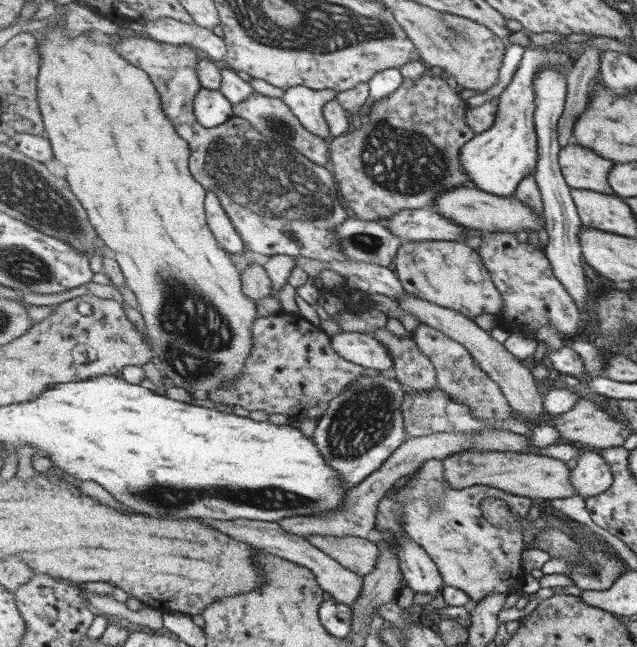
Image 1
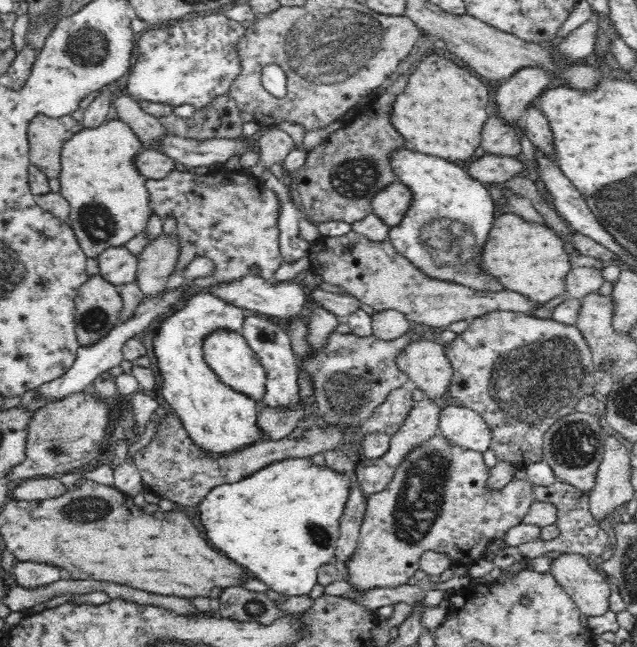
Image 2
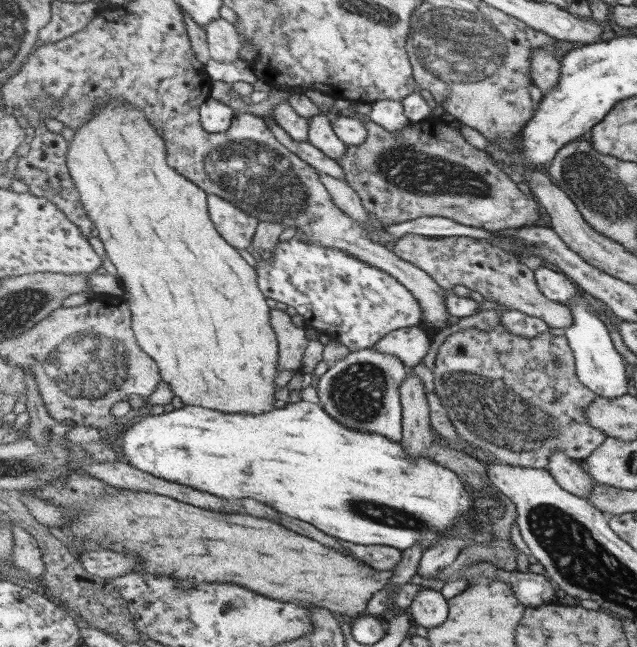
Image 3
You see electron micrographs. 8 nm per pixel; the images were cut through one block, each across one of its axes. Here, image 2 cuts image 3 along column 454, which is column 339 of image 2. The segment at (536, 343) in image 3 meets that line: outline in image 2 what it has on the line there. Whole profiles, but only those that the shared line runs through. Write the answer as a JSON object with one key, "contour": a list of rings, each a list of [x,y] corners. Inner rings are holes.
{"contour":[[[305,314],[288,324],[298,368],[306,369],[314,375],[314,395],[316,395],[316,415],[332,425],[346,427],[346,433],[357,429],[360,421],[372,416],[374,408],[384,402],[386,395],[395,388],[410,386],[409,376],[396,364],[398,353],[414,340],[412,334],[402,334],[394,340],[383,340],[374,335],[361,338],[336,332],[329,344],[320,352],[308,351],[306,345]]]}

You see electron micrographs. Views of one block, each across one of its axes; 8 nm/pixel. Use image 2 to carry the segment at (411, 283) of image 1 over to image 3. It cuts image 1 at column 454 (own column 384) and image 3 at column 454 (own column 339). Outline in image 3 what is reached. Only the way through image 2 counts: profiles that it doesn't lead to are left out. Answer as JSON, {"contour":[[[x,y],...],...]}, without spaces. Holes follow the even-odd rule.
{"contour":[[[409,233],[395,244],[393,251],[397,256],[430,273],[449,292],[454,286],[462,285],[479,292],[487,301],[496,301],[508,309],[543,319],[553,328],[569,328],[575,322],[569,305],[554,302],[541,294],[533,270],[519,262],[519,256],[491,244],[487,239],[469,236],[428,237]]]}

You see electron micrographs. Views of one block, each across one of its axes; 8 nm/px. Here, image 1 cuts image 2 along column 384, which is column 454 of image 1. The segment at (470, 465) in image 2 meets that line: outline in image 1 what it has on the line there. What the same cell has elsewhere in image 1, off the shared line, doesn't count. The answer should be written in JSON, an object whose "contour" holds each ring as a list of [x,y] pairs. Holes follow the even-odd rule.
{"contour":[[[444,460],[425,461],[413,474],[403,478],[402,487],[394,498],[402,504],[402,523],[406,534],[427,550],[442,573],[444,584],[464,590],[473,603],[482,602],[486,596],[495,593],[521,593],[525,578],[523,568],[522,529],[501,528],[486,519],[482,504],[490,498],[505,500],[518,516],[525,517],[533,508],[534,499],[505,492],[500,488],[475,485],[469,488],[451,488],[444,475]]]}

